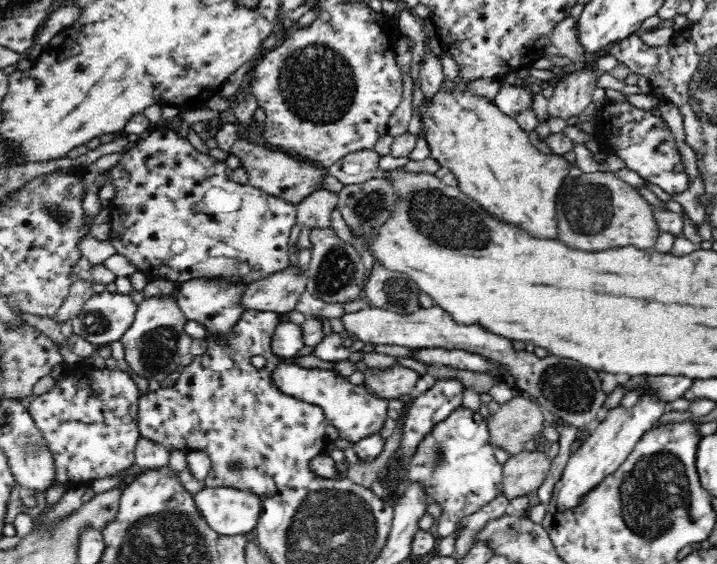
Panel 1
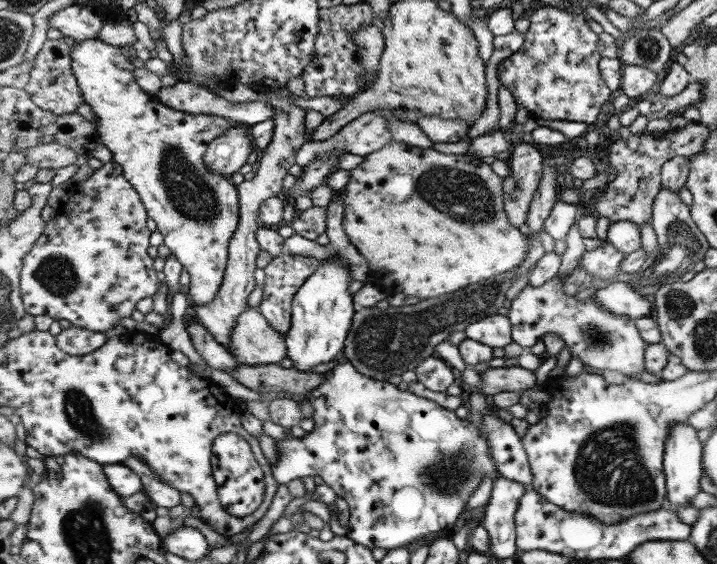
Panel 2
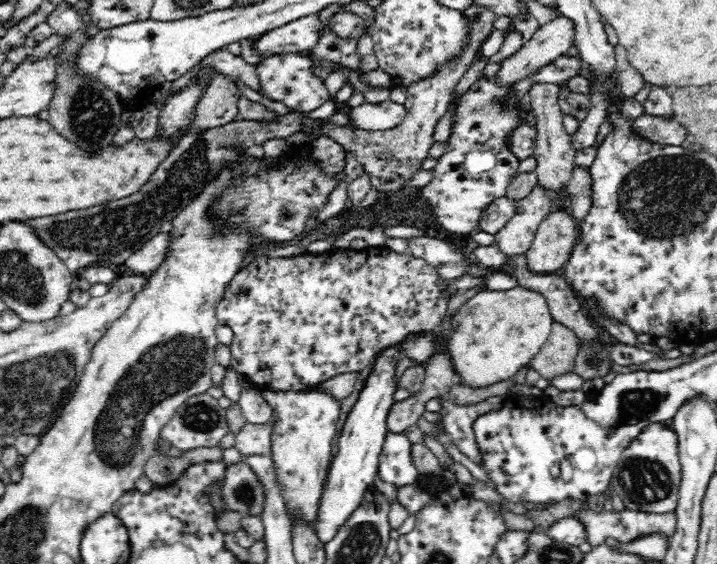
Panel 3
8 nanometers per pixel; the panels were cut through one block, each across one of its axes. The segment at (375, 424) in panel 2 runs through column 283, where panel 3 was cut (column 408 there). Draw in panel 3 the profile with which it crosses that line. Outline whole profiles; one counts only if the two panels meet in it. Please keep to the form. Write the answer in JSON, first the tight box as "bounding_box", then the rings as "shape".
{"bounding_box":[378,432,419,486],"shape":[[[389,432],[385,436],[378,462],[378,478],[395,486],[417,481],[419,472],[412,465],[411,442],[404,433]]]}

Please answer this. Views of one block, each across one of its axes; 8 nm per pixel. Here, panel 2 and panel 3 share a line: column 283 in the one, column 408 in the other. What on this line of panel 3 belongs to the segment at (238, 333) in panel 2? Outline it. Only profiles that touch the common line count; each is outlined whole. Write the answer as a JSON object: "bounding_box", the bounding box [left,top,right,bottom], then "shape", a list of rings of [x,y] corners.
{"bounding_box":[398,286,553,389],"shape":[[[520,286],[507,291],[485,290],[470,296],[457,312],[444,314],[437,328],[410,334],[399,344],[398,354],[425,366],[434,354],[444,351],[450,357],[450,366],[454,369],[454,374],[459,376],[460,384],[475,389],[486,388],[496,382],[510,380],[518,370],[529,366],[551,334],[553,321],[546,299],[540,292],[529,291]]]}

